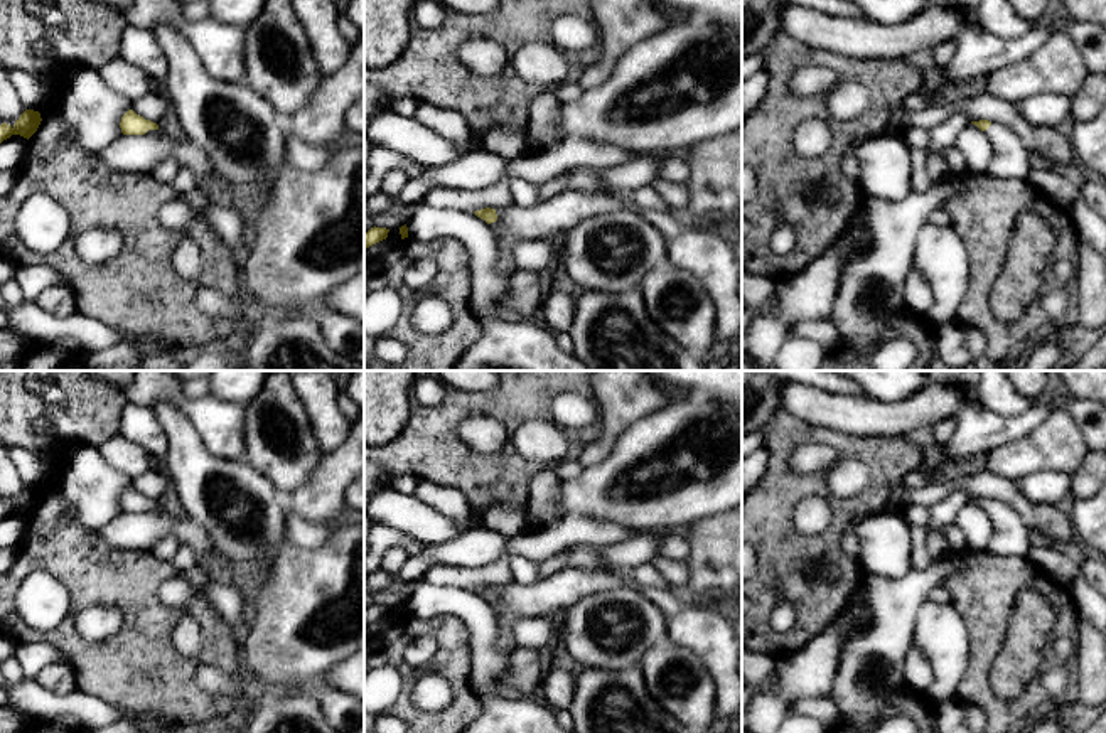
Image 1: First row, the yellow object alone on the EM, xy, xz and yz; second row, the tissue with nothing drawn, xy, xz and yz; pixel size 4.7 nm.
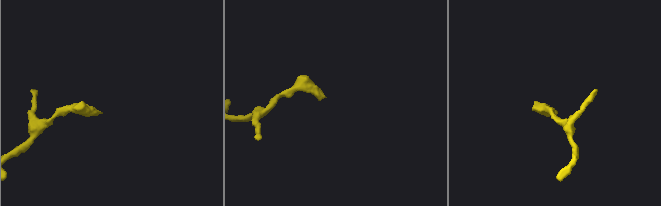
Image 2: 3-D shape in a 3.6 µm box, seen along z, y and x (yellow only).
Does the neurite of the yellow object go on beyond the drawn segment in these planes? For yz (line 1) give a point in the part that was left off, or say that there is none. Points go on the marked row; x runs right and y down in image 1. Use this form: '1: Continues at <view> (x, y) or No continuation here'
1: Continues at yz (1010, 159)

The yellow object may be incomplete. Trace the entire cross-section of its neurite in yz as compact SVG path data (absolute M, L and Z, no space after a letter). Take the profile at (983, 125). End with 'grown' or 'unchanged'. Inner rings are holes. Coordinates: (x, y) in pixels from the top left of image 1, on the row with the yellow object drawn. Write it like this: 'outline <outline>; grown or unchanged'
outline M988 120L971 121L993 145L993 160L985 174L996 179L1027 179L1030 153L1018 135L1003 123Z; grown

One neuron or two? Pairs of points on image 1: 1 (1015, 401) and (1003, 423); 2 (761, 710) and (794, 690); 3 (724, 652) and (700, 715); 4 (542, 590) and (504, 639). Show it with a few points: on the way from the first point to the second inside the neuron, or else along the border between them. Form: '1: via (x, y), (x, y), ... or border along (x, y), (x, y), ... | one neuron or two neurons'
1: border along (1034, 401), (1019, 413), (995, 413), (982, 403) | two neurons
2: via (769, 708), (786, 695) | one neuron
3: border along (690, 649), (714, 681), (715, 715) | two neurons
4: via (528, 600), (504, 625) | one neuron

